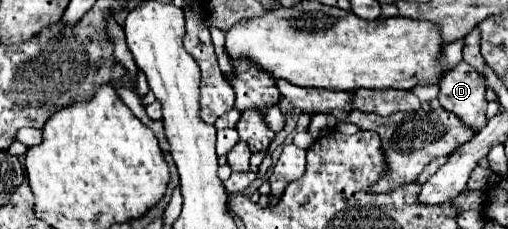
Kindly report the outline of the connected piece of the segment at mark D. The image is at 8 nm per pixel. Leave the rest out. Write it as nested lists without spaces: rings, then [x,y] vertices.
[[[465,61],[443,75],[437,99],[441,107],[461,117],[474,131],[486,125],[485,81]]]

